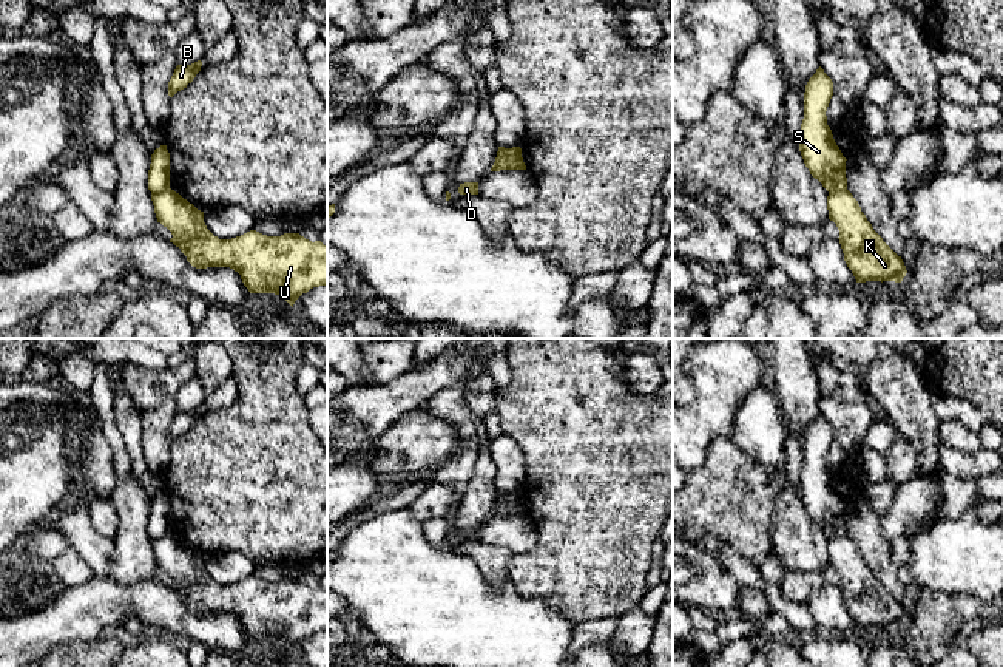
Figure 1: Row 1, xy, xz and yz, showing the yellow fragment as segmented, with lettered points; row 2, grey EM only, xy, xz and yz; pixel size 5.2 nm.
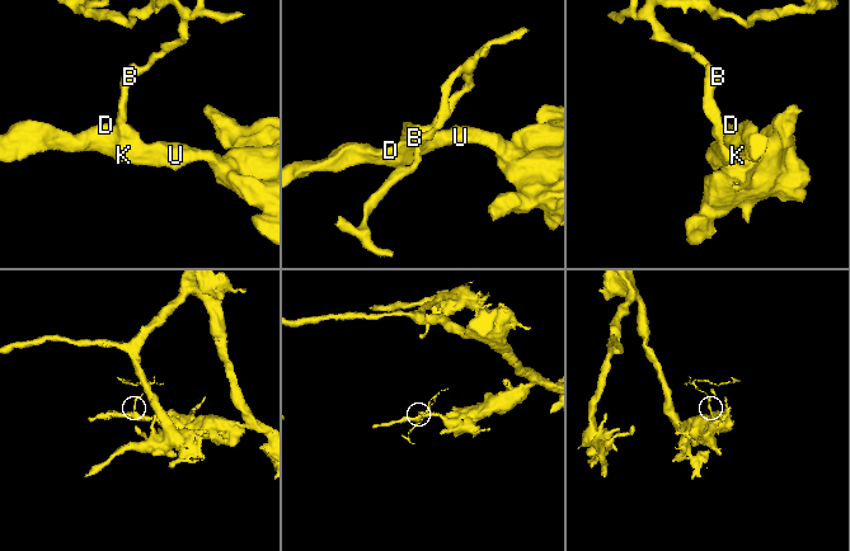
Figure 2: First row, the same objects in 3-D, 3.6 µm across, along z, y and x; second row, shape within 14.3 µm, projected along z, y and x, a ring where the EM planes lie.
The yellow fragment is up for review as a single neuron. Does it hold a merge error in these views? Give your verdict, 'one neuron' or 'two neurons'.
two neurons

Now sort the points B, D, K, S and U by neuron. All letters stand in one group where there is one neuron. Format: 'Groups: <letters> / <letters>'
Groups: B S / D K U

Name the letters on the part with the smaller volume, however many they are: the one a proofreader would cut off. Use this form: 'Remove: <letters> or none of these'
Remove: B, S

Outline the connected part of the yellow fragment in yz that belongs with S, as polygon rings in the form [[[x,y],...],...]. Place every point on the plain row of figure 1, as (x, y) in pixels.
[[[819,412],[805,431],[799,497],[810,520],[827,537],[847,534],[847,505],[843,502],[827,471],[826,457],[832,442],[833,428]]]

